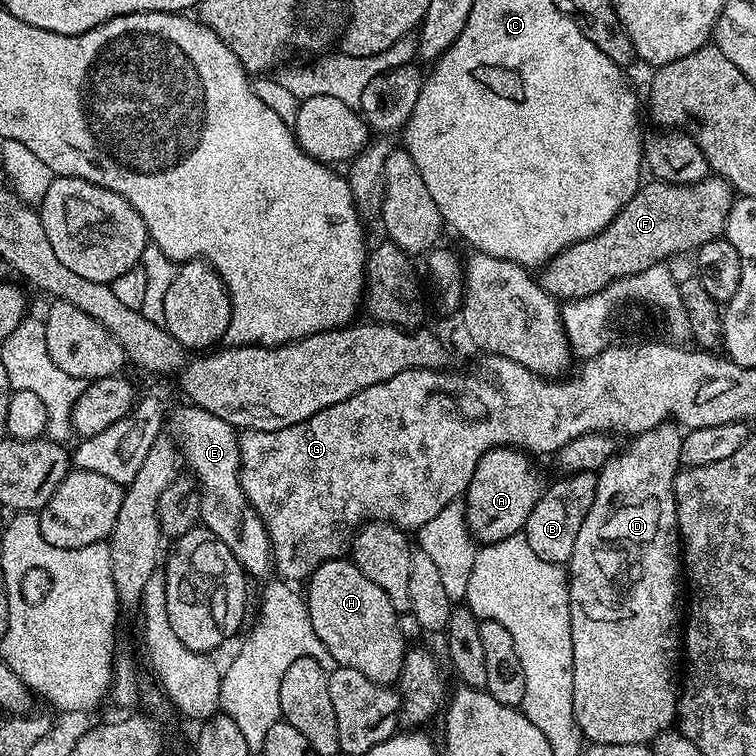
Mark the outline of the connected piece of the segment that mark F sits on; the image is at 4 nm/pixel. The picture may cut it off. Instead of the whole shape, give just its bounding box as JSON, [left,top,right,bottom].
[538,174,734,302]

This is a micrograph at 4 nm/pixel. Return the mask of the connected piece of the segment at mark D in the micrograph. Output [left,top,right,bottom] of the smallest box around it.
[566,422,682,745]

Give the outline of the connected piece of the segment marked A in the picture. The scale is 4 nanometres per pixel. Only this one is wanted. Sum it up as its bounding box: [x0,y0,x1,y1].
[463,448,542,545]

